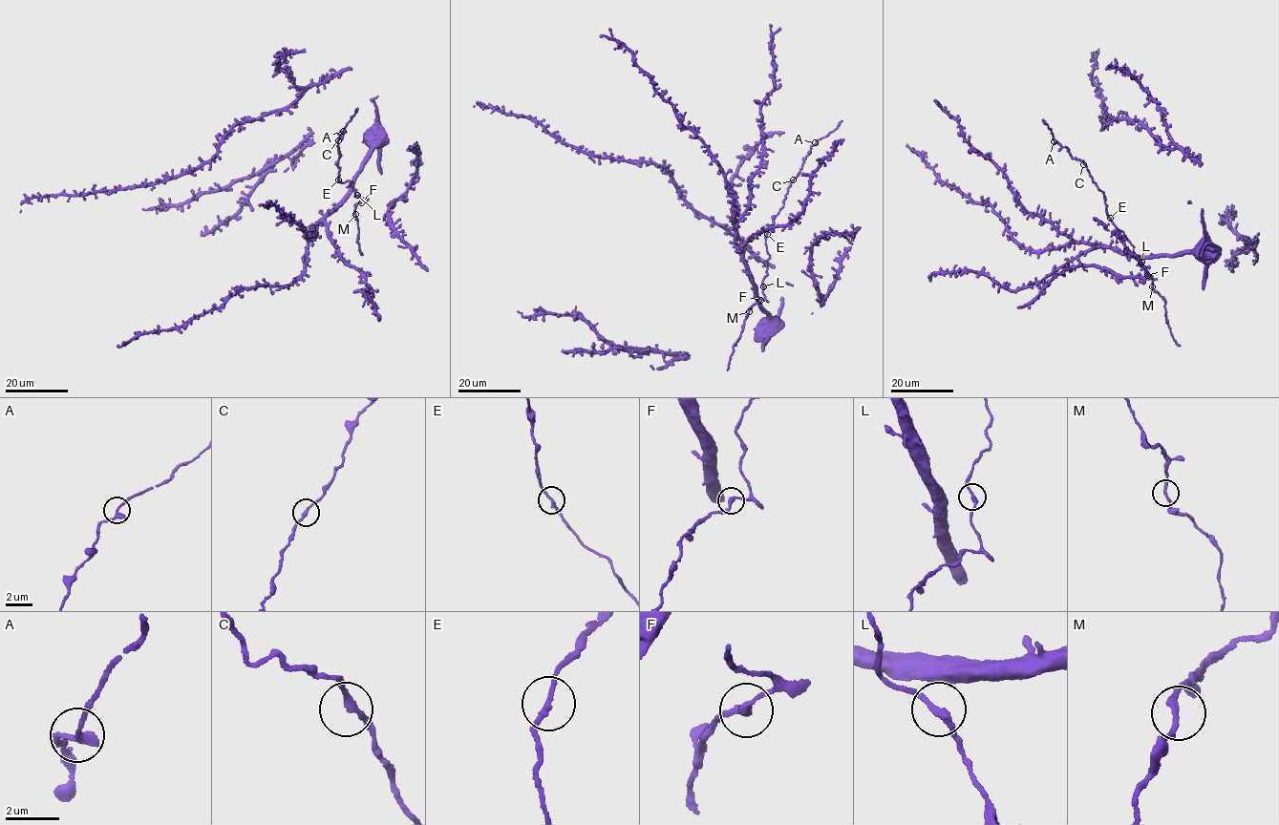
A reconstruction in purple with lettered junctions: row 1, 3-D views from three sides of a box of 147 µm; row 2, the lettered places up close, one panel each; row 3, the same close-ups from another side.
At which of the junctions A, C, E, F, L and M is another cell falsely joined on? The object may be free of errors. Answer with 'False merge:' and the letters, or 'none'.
False merge: none

